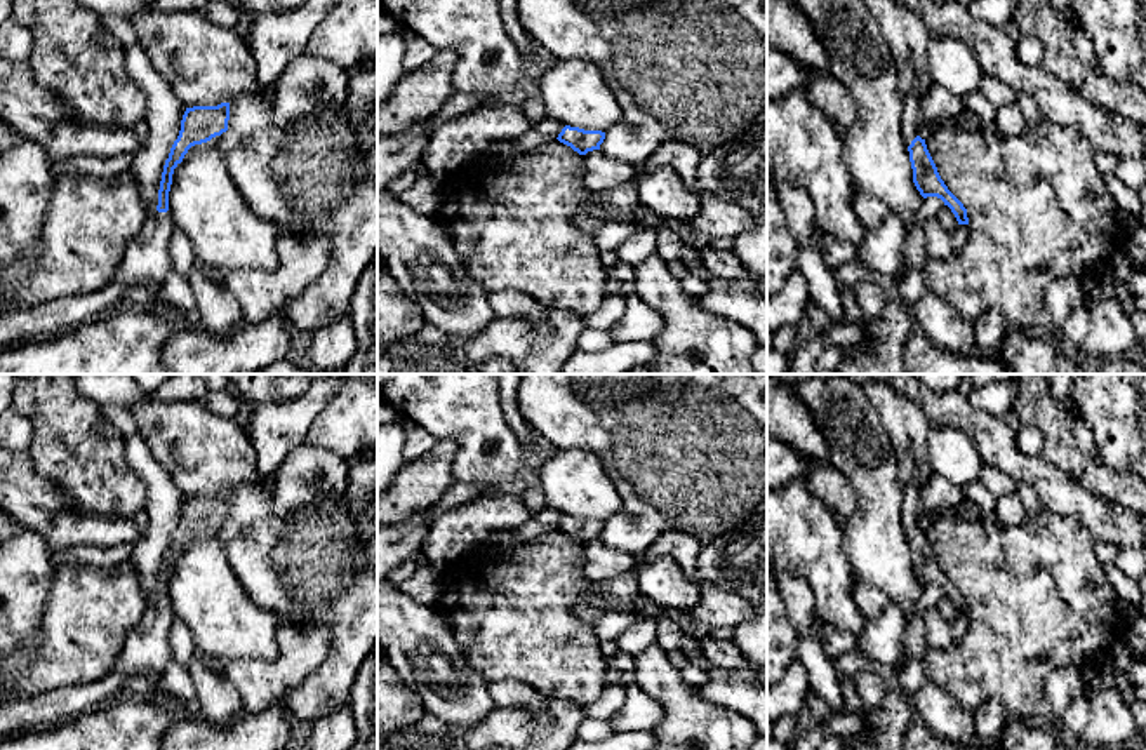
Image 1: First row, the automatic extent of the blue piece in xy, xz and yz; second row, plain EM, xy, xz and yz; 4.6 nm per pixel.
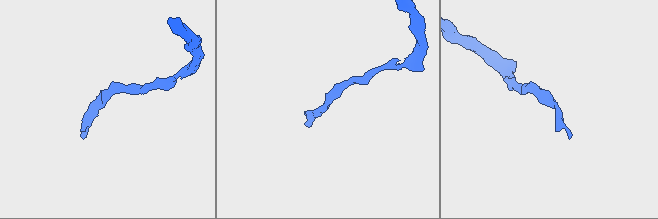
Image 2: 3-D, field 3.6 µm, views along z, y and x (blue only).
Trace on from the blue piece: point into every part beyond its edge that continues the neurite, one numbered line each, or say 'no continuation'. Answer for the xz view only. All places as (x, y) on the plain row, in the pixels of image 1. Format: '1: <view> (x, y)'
no continuation

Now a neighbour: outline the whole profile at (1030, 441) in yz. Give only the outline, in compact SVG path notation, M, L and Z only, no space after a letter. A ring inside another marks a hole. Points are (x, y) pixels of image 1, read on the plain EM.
M1024 426L1016 432L1017 433L1017 447L1028 456L1038 456L1043 452L1043 435L1035 426Z

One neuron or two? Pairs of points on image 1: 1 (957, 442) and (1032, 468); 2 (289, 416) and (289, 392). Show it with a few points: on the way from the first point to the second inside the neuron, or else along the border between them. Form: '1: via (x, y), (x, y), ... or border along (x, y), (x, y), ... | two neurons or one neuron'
1: border along (941, 427), (962, 428), (974, 442), (985, 463) | two neurons
2: border along (305, 392), (291, 399), (253, 406) | two neurons

